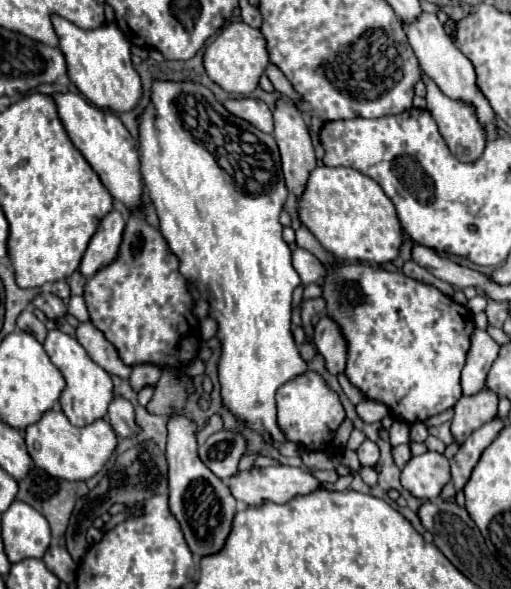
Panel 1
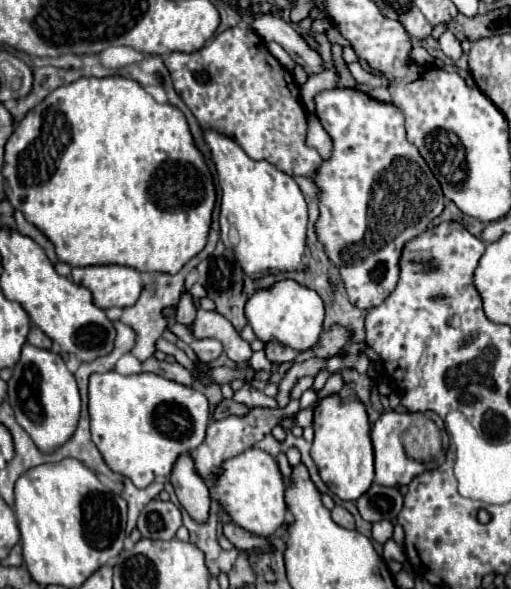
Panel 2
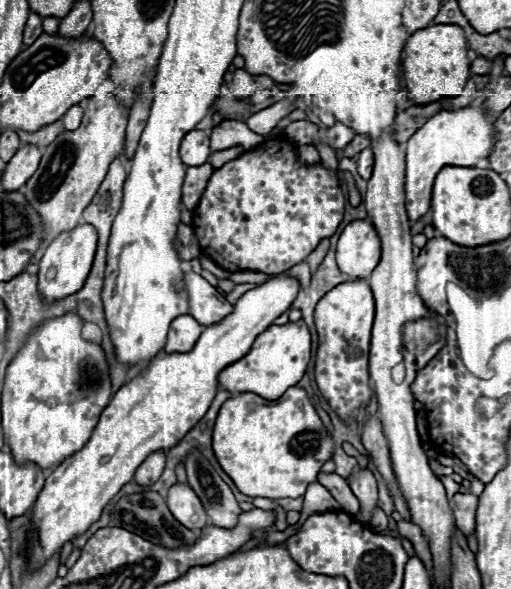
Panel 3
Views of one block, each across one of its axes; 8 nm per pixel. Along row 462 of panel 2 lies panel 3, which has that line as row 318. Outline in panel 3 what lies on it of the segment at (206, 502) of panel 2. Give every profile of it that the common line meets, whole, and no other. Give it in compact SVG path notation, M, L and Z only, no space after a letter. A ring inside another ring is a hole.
M188 314L174 318L170 324L164 350L192 350L192 346L196 344L196 338L200 338L200 330L204 330L204 326L198 324Z

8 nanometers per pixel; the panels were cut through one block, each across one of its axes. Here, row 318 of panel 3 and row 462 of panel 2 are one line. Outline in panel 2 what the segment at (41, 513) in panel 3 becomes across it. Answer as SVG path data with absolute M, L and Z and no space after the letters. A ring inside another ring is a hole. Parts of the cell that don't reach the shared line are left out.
M260 448L244 450L242 454L222 462L222 472L216 476L208 490L212 502L216 502L232 518L234 524L252 534L272 536L286 520L282 474L274 458Z

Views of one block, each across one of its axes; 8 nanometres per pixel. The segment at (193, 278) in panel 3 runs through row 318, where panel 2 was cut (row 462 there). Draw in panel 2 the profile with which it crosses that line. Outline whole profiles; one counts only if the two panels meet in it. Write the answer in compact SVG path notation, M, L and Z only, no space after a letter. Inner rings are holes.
M291 400L289 404L284 408L262 408L262 406L256 406L252 408L246 416L228 416L228 418L222 418L222 420L216 420L212 422L208 428L206 428L206 438L204 442L194 450L194 462L196 462L196 470L198 474L208 482L212 484L212 478L216 478L216 474L220 474L220 464L248 448L252 448L256 442L260 442L266 434L272 432L272 428L280 422L280 418L286 414L295 414L300 410L299 400Z

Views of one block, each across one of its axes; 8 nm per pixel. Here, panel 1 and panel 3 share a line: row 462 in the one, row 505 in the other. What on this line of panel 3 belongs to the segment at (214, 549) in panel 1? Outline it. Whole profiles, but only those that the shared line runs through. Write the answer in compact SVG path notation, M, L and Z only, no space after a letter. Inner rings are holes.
M188 484L170 486L166 502L170 512L182 526L188 526L190 530L202 530L208 524L208 514L200 498Z

